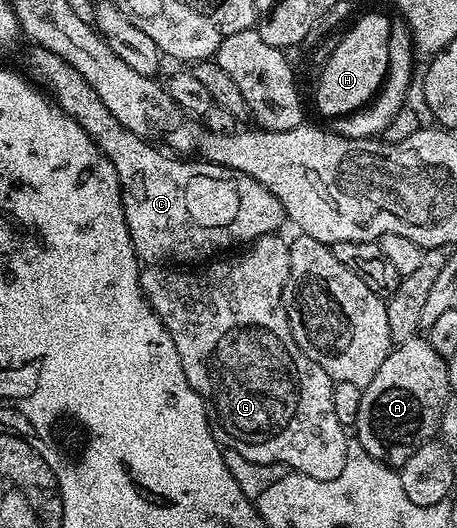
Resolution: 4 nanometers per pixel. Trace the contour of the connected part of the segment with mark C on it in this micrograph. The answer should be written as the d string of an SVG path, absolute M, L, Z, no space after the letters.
M31 45L28 48L26 70L32 76L35 74L44 88L51 87L50 94L54 102L66 105L67 114L77 120L85 133L89 133L91 140L99 146L101 154L113 165L121 189L129 237L136 255L144 264L195 265L200 261L210 260L216 253L226 252L231 249L226 247L231 247L234 243L250 245L263 235L274 235L280 230L279 226L285 223L281 201L277 201L277 197L273 197L273 193L269 193L265 185L245 173L227 175L227 167L224 171L215 171L219 179L215 179L215 187L211 187L211 175L207 175L207 171L211 171L211 163L206 161L199 167L147 167L148 140L137 133L127 135L129 129L125 129L125 125L121 125L121 121L117 121L117 117L113 117L109 109L105 109L93 85L89 85L89 81L85 81L85 77L81 77L81 73L77 73L77 69L69 65L69 61L57 57L57 53L49 53L43 47Z

